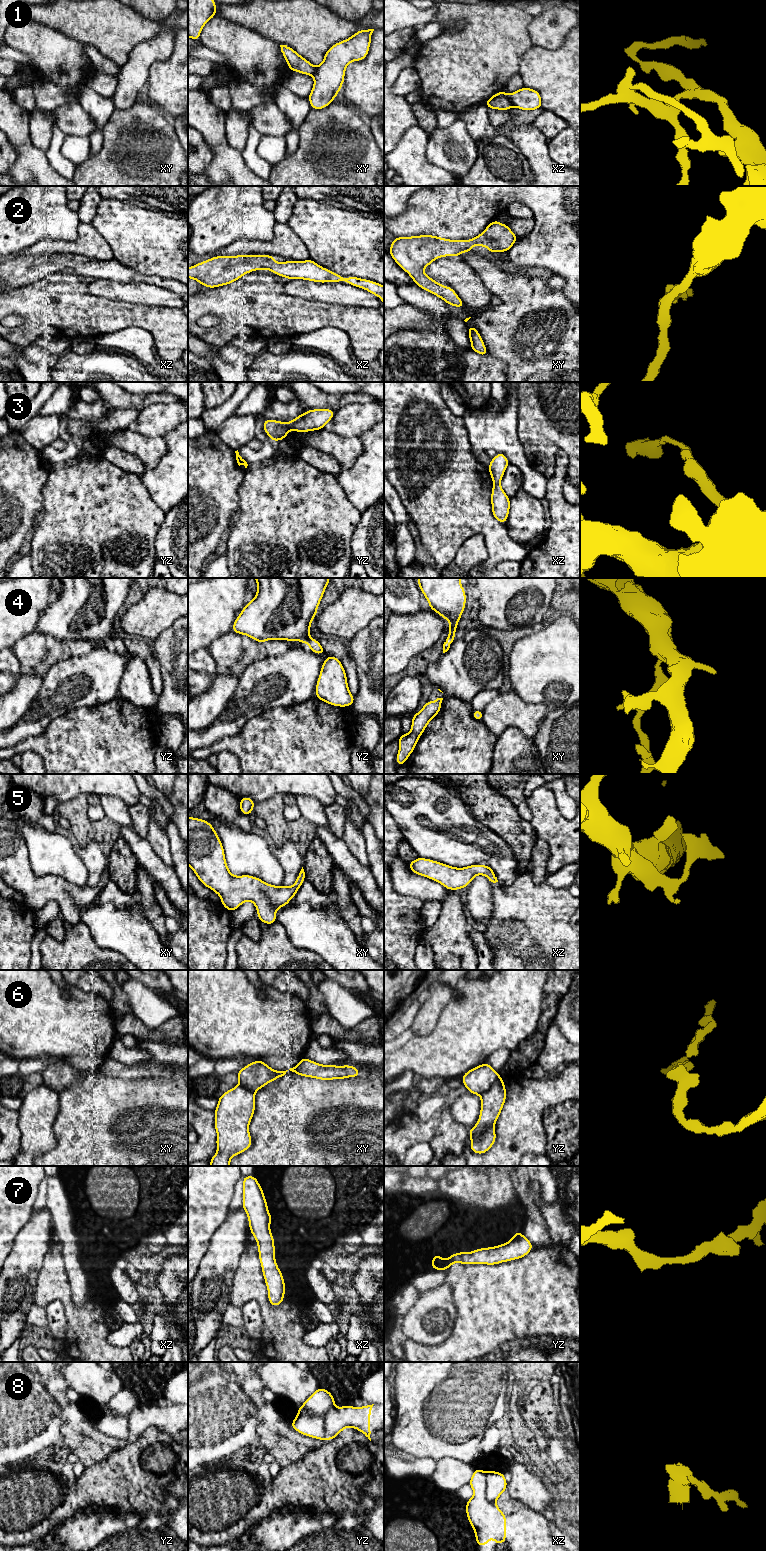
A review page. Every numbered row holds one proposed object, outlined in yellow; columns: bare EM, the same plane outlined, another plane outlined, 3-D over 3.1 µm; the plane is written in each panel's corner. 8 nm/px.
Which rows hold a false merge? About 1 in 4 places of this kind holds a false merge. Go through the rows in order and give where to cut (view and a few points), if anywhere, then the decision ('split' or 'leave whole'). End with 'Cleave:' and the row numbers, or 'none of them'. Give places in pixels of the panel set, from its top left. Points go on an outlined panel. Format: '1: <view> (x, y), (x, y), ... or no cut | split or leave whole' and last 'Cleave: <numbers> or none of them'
1: xz (506, 94), (513, 105) | split
2: no cut | leave whole
3: yz (288, 423), (290, 428) | split
4: no cut | leave whole
5: no cut | leave whole
6: yz (499, 1076), (480, 1095) | split
7: no cut | leave whole
8: xz (483, 1471), (484, 1495), (494, 1502) | split
Cleave: 1, 3, 6, 8

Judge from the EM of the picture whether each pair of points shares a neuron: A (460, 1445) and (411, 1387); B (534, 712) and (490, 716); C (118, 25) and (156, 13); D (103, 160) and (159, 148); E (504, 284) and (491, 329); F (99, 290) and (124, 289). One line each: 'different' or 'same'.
A: same
B: same
C: different
D: same
E: same
F: same

